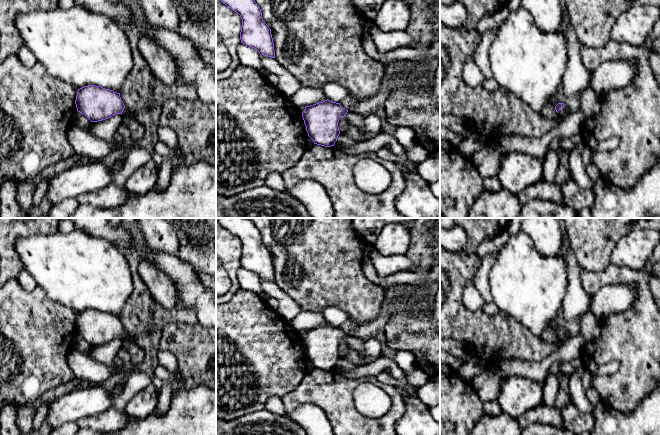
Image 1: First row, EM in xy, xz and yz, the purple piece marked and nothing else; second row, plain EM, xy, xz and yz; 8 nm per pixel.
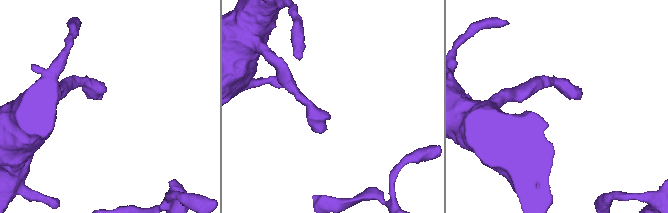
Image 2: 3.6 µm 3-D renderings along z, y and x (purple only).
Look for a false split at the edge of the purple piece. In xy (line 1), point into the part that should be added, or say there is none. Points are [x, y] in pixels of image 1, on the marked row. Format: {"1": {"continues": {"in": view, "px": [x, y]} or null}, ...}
{"1": {"continues": {"in": "xy", "px": [126, 111]}}}

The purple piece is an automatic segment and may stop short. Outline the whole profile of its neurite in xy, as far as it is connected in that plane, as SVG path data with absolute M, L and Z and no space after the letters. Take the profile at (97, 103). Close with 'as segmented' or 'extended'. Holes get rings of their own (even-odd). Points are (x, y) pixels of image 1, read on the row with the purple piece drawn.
M88 85L77 91L77 111L91 122L108 119L116 114L133 115L121 100L120 93L101 86Z | extended

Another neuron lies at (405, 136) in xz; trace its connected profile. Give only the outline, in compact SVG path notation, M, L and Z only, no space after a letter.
M408 127L393 128L391 133L405 150L417 145L414 131Z

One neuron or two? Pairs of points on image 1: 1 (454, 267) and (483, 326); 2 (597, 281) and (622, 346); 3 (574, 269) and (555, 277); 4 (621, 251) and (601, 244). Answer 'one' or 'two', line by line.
1: one
2: one
3: two
4: two

